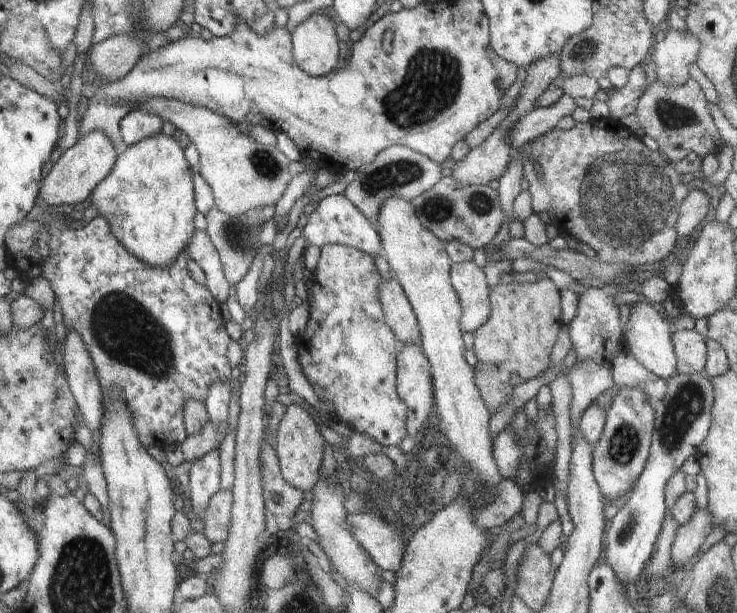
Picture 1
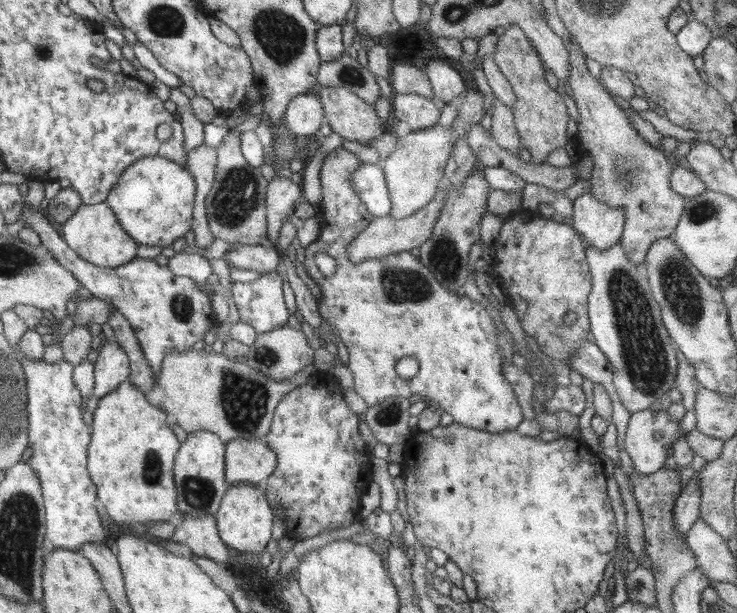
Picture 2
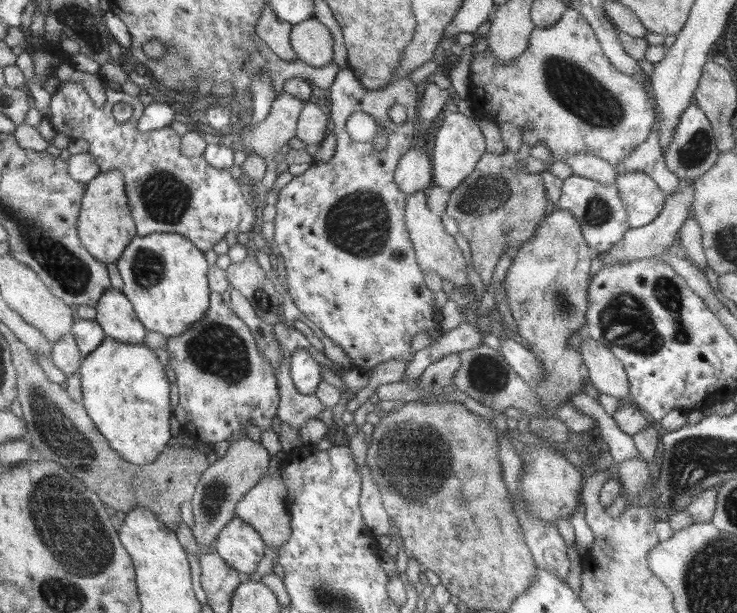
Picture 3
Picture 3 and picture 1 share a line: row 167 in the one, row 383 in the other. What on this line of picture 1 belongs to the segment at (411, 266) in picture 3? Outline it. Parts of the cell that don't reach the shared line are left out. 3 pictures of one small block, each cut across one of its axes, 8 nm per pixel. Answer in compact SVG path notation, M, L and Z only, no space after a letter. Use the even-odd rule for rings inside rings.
M327 244L321 248L318 266L312 273L311 288L308 296L309 316L303 331L295 338L296 354L306 382L314 388L318 400L332 400L334 420L343 421L353 431L370 436L380 446L398 446L406 430L406 406L396 394L397 354L400 342L394 332L388 328L380 302L380 284L382 277L378 273L373 258L357 248L341 244Z

